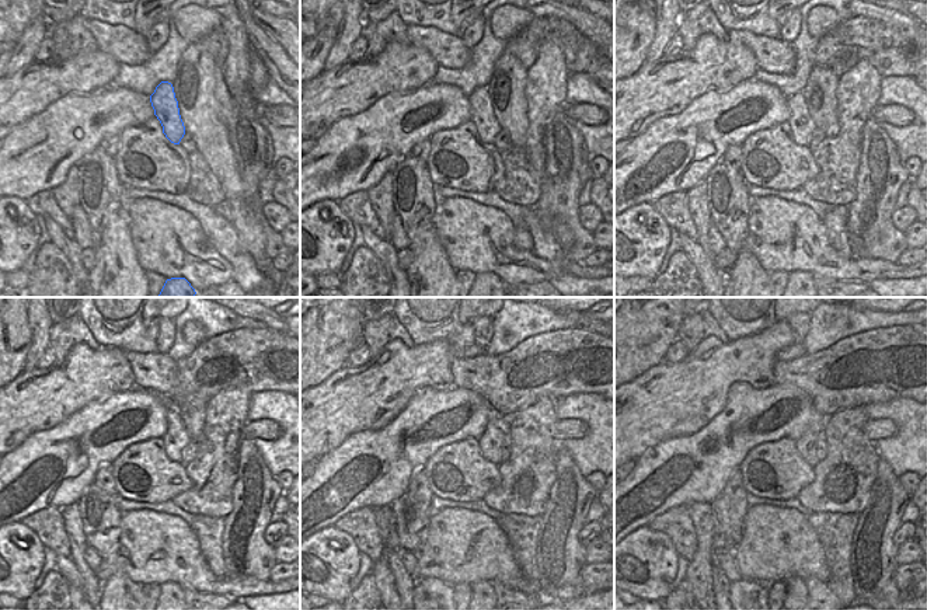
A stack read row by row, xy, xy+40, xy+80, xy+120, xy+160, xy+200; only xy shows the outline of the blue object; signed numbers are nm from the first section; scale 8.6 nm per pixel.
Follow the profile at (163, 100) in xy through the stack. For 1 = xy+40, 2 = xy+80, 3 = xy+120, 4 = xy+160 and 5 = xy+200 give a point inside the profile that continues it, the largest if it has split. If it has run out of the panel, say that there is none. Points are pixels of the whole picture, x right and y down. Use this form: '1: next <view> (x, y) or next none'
1: next xy+40 (483, 115)
2: next xy+80 (802, 125)
3: next xy+120 (176, 438)
4: next xy+160 (490, 442)
5: next xy+200 (805, 445)

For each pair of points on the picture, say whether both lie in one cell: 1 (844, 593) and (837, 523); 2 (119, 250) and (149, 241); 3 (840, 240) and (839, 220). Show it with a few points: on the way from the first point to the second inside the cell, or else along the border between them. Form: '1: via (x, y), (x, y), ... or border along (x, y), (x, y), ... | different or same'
1: via (840, 577), (837, 540) | same
2: border along (128, 215), (135, 257), (145, 271) | different
3: via (839, 236), (839, 225) | same

